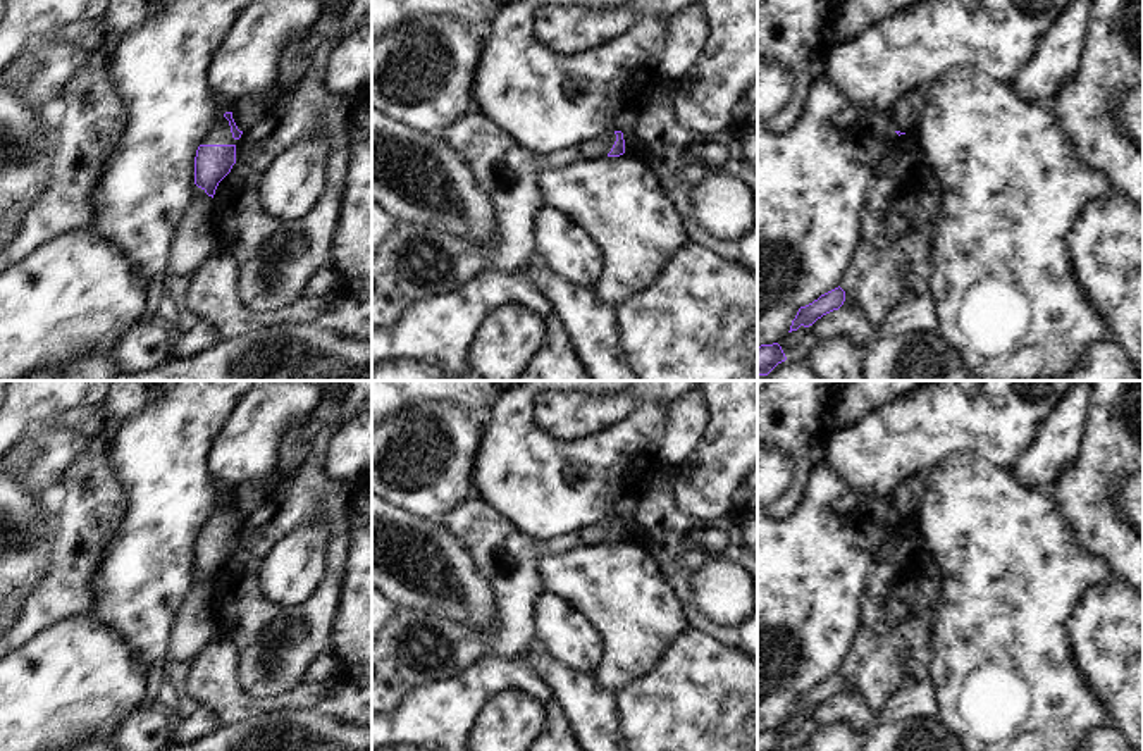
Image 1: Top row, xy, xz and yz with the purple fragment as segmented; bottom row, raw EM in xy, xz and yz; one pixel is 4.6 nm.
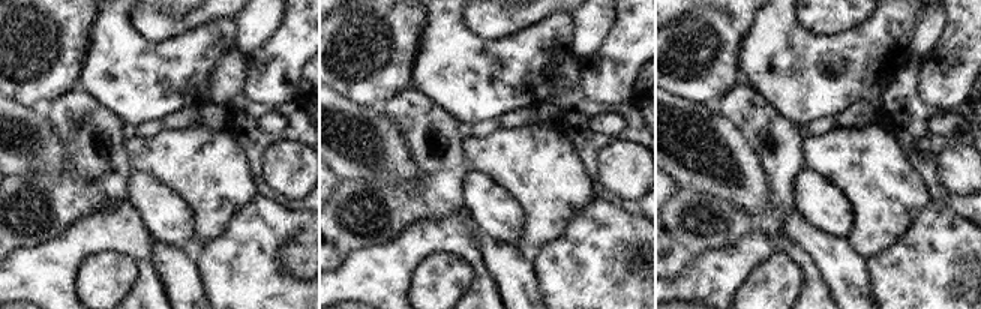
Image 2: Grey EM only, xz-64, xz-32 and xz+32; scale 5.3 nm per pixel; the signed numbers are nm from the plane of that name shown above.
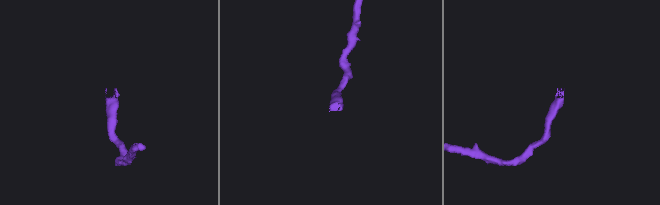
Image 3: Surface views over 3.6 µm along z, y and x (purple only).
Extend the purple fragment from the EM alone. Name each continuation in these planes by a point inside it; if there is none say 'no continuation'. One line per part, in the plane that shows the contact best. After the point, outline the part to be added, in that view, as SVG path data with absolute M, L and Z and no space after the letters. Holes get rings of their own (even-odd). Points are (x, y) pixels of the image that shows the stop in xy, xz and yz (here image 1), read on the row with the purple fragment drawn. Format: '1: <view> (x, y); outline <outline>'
1: xy (221, 135); outline M215 95L215 100L224 107L224 112L222 112L222 122L213 129L213 133L212 133L208 138L205 138L205 140L201 141L201 145L238 145L238 140L232 138L229 121L224 117L226 112L231 112L231 110L232 110L232 103L227 102L227 100L224 100L224 98L220 98L220 96L217 96L217 95Z

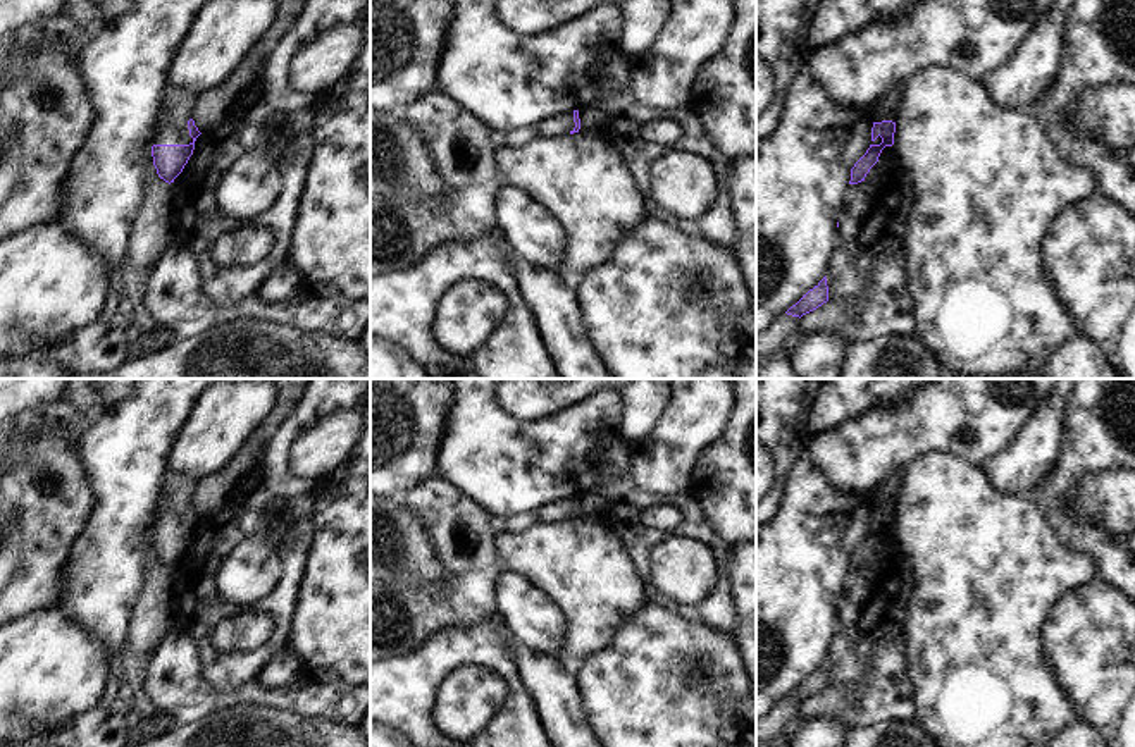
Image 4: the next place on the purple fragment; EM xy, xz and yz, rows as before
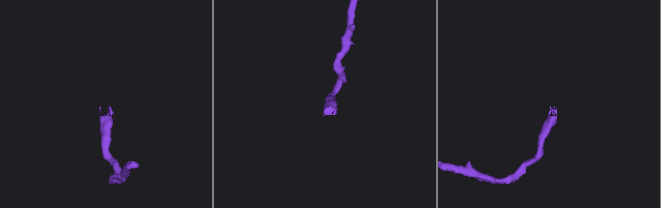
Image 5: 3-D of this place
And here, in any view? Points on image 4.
1: xy (173, 129); outline M167 84L162 107L162 119L158 122L158 131L153 138L153 145L193 143L193 138L189 136L188 129L188 120L191 119L193 105L195 96L191 93Z

